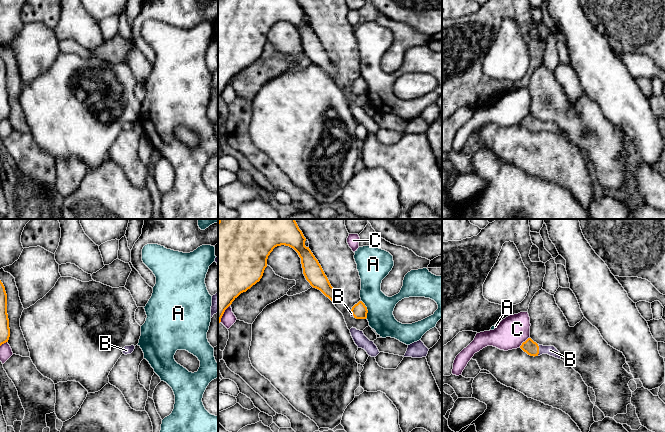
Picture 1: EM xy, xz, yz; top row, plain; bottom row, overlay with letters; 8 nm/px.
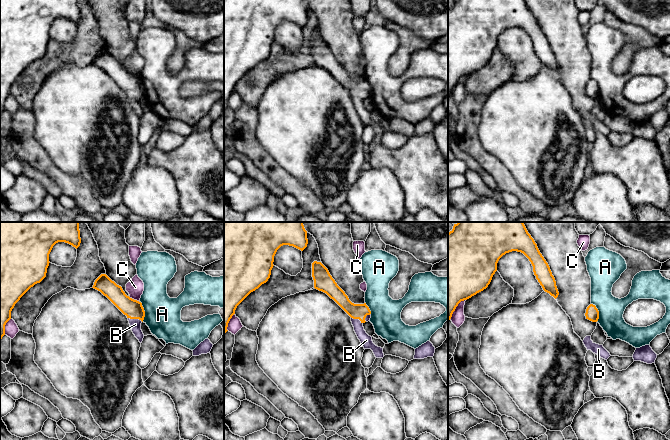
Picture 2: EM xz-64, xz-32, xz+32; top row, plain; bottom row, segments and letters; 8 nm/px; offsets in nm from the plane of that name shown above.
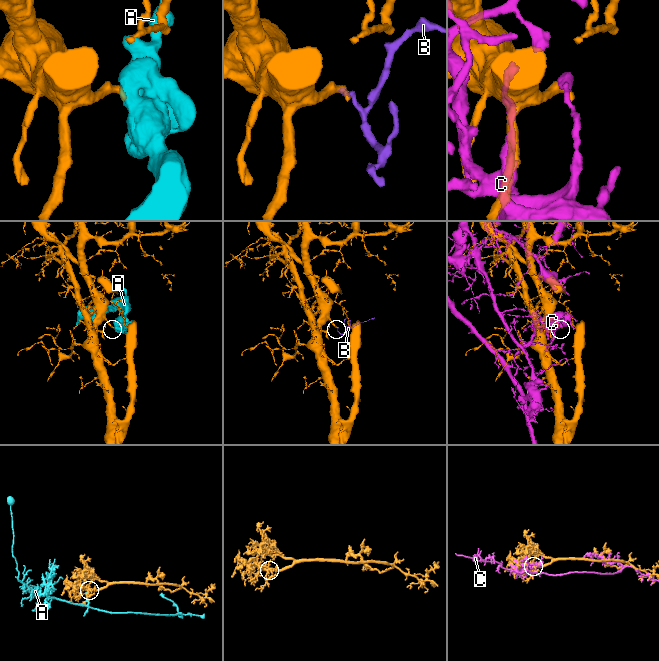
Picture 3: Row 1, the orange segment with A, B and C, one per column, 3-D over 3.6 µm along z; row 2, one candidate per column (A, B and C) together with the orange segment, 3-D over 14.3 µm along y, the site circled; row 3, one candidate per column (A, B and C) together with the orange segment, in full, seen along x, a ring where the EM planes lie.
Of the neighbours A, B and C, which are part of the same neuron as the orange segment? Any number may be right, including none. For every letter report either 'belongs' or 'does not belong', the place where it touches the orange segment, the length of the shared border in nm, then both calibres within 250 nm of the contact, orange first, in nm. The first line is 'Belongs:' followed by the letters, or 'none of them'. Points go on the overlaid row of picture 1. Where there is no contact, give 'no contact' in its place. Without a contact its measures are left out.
Belongs: B
A: does not belong; meets orange in xz at (366, 309); contact 160 nm long; 120 nm thick on the orange side, 220 nm on the other
B: belongs; meets orange in yz at (538, 350); contact 100 nm long; 110 nm thick on the orange side, 80 nm on the other
C: does not belong; meets orange in yz at (523, 342); contact 120 nm long; 110 nm thick on the orange side, 240 nm on the other

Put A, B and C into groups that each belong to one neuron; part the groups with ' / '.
A / B / C

